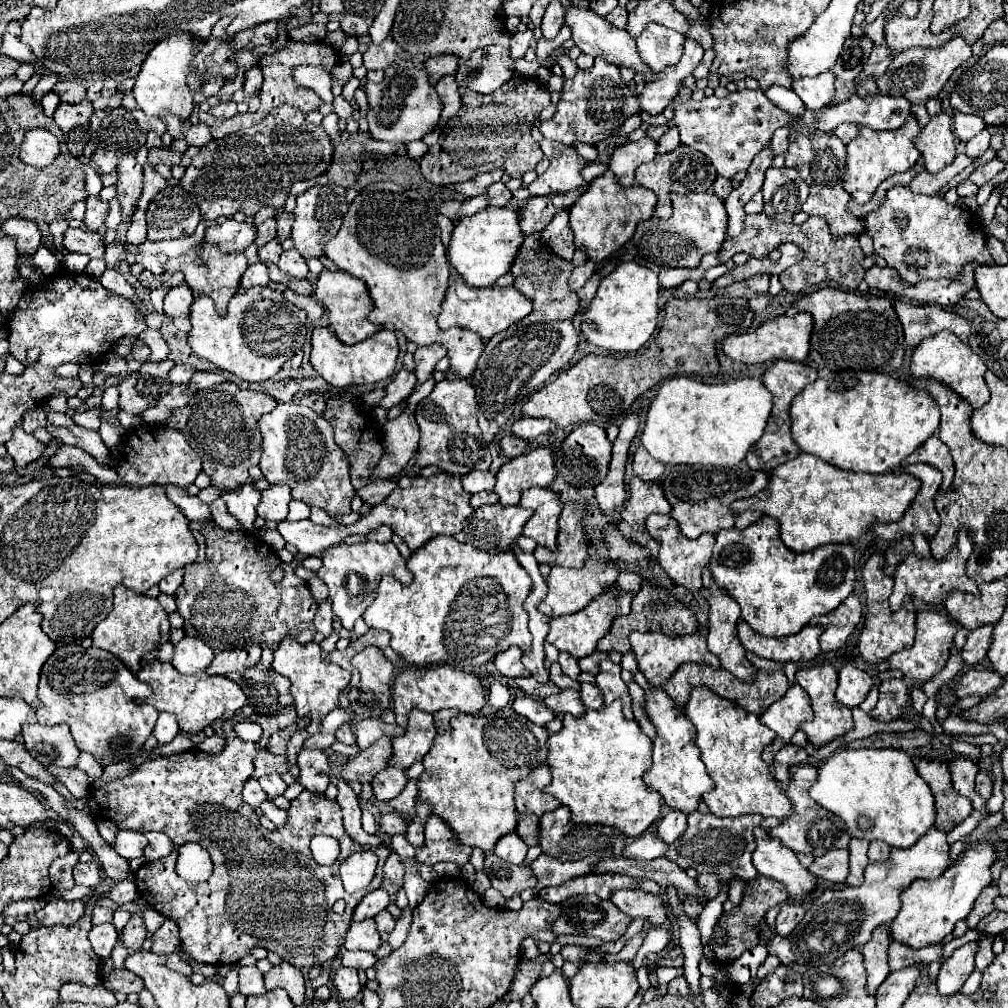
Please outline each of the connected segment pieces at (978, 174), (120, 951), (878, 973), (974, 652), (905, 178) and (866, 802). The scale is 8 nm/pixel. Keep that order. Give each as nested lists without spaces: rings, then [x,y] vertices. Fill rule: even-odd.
[[[995,157],[995,159],[991,159],[989,163],[977,167],[975,173],[973,173],[969,179],[971,179],[977,187],[981,187],[981,185],[985,185],[987,181],[991,181],[999,171],[1003,171],[1003,167],[1005,167],[1005,163],[1003,163],[999,157]]]
[[[119,931],[119,941],[117,941],[117,945],[115,945],[115,949],[113,949],[113,955],[111,955],[111,959],[113,959],[113,963],[115,963],[117,969],[123,969],[123,961],[125,961],[125,957],[127,957],[127,953],[129,953],[129,951],[125,951],[125,947],[123,947],[123,943],[121,943],[121,933],[123,933],[123,931]]]
[[[881,925],[881,927],[877,927],[877,931],[873,931],[869,943],[865,943],[861,947],[861,953],[865,957],[865,969],[867,969],[867,989],[871,995],[875,995],[877,987],[891,973],[891,969],[887,965],[889,945],[891,945],[889,925]]]
[[[985,625],[967,635],[967,643],[961,651],[965,665],[975,665],[985,659],[989,643],[991,643],[991,633],[993,633],[993,625]]]
[[[913,167],[911,171],[905,171],[905,173],[896,173],[885,179],[881,185],[887,185],[887,191],[895,185],[909,185],[909,181],[917,175],[917,167]]]
[[[841,749],[829,757],[819,769],[817,781],[809,795],[831,813],[839,815],[853,837],[867,841],[885,841],[891,847],[907,849],[919,841],[935,825],[935,799],[929,785],[917,775],[913,759],[901,749]]]

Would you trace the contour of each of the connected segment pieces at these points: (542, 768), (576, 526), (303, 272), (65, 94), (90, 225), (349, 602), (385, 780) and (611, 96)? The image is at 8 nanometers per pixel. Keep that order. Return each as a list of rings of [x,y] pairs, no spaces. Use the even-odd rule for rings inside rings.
[[[541,763],[525,779],[515,783],[515,803],[519,813],[535,813],[541,817],[547,811],[555,811],[561,803],[555,797],[547,797],[543,787],[551,783],[551,773],[547,763]]]
[[[567,503],[559,517],[559,537],[557,549],[549,551],[545,547],[535,549],[537,563],[545,563],[549,567],[561,565],[571,569],[581,569],[587,559],[587,539],[583,531],[585,511],[579,503]]]
[[[291,249],[291,251],[283,251],[281,253],[281,259],[279,259],[279,269],[295,279],[305,279],[309,269],[307,269],[307,263],[305,259],[301,257],[301,253],[297,249]]]
[[[61,81],[51,91],[57,93],[63,103],[81,103],[81,99],[85,99],[87,93],[81,81]]]
[[[89,197],[89,199],[87,199],[87,211],[85,211],[85,217],[83,217],[85,231],[97,233],[97,231],[103,227],[107,209],[109,209],[109,203],[99,201],[97,197]]]
[[[361,543],[361,545],[333,545],[323,555],[323,567],[317,577],[329,587],[329,599],[333,601],[333,613],[341,619],[345,629],[353,629],[355,621],[373,603],[381,577],[393,575],[397,581],[413,581],[413,575],[405,567],[405,559],[399,555],[397,547],[389,543]]]
[[[385,767],[381,773],[377,773],[373,777],[371,787],[373,787],[373,795],[377,801],[389,801],[403,791],[405,783],[407,783],[407,779],[405,779],[403,769]]]
[[[597,57],[595,65],[587,71],[577,71],[573,79],[563,81],[561,99],[557,103],[557,111],[551,119],[541,123],[541,133],[545,139],[559,141],[563,145],[571,145],[573,141],[583,141],[589,145],[595,145],[597,141],[615,135],[619,127],[637,113],[637,95],[629,91],[629,87],[623,83],[619,69],[605,59]]]

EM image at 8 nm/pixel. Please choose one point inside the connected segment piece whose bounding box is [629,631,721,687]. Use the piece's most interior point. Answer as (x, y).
(658, 656)

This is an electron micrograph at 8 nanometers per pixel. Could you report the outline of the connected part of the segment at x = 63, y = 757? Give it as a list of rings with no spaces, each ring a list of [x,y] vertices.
[[[39,723],[25,725],[23,731],[25,749],[45,767],[57,765],[57,767],[75,767],[79,759],[79,749],[75,745],[75,739],[71,737],[71,731],[65,723],[55,727],[45,727]]]

